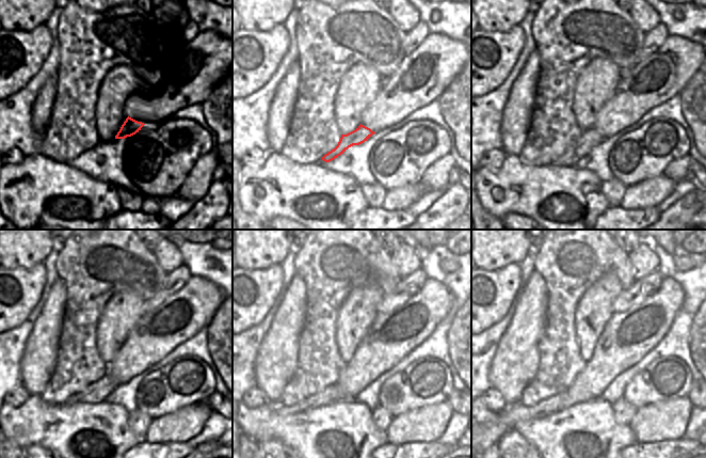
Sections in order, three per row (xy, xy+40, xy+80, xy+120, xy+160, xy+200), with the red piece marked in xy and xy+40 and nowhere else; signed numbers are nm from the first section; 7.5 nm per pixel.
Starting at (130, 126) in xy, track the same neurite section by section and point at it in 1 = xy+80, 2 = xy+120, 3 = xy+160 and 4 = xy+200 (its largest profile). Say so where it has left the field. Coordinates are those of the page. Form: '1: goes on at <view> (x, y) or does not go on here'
1: goes on at xy+80 (590, 138)
2: goes on at xy+120 (96, 393)
3: goes on at xy+160 (332, 394)
4: goes on at xy+200 (506, 420)

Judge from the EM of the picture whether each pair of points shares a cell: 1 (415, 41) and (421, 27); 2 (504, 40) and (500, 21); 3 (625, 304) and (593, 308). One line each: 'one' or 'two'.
1: one
2: two
3: two

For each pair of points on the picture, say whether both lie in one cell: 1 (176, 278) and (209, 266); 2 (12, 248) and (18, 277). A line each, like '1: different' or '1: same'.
1: different
2: different

